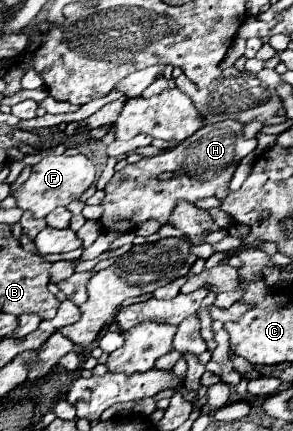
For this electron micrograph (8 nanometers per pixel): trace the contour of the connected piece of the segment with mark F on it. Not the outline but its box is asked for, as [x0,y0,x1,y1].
[17,155,95,217]

